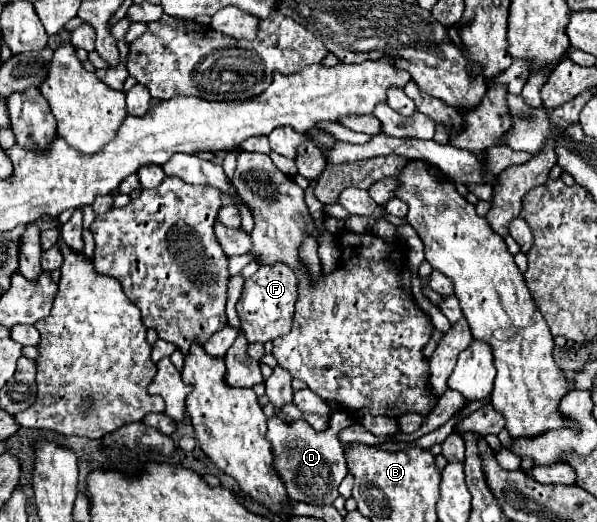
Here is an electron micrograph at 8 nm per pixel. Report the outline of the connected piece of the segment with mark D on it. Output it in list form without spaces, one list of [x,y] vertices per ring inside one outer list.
[[[280,416],[268,418],[266,438],[272,442],[272,450],[276,456],[276,472],[286,484],[292,500],[326,506],[338,498],[338,486],[348,474],[338,434],[340,428],[332,426],[326,432],[314,432],[314,428],[310,428],[304,420],[294,420],[288,424]]]

